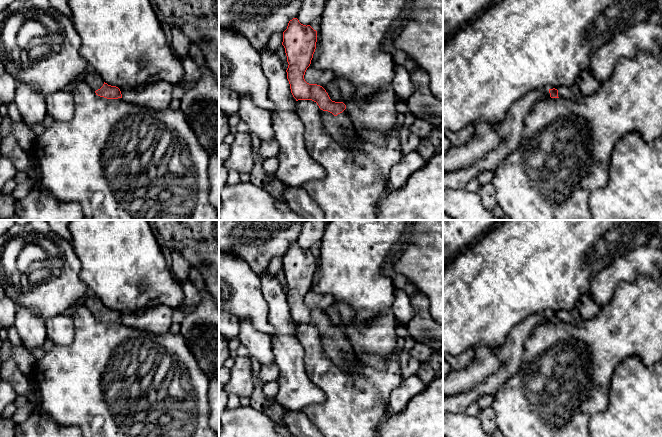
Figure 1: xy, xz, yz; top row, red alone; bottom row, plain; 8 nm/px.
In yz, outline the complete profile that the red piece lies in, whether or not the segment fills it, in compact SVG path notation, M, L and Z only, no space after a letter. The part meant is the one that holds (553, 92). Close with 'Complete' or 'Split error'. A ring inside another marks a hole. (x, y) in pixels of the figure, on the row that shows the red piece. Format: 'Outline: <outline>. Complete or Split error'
Outline: M588 69L579 73L571 87L561 86L549 89L549 93L551 98L575 100L593 95L600 89L601 85L602 82Z. Split error

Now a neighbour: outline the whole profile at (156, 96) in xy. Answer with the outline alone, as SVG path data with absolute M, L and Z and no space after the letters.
M159 81L146 85L143 91L126 89L122 98L131 104L151 110L166 110L173 99L172 91L172 84Z

